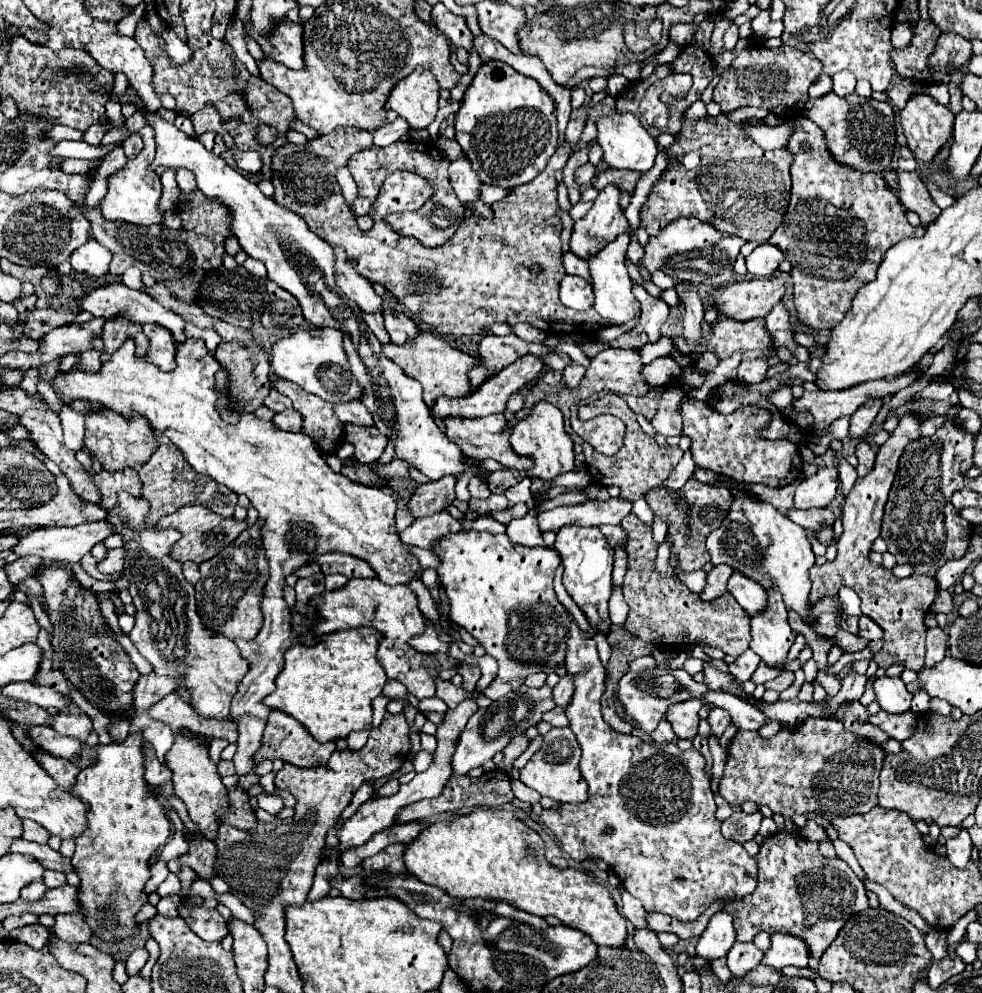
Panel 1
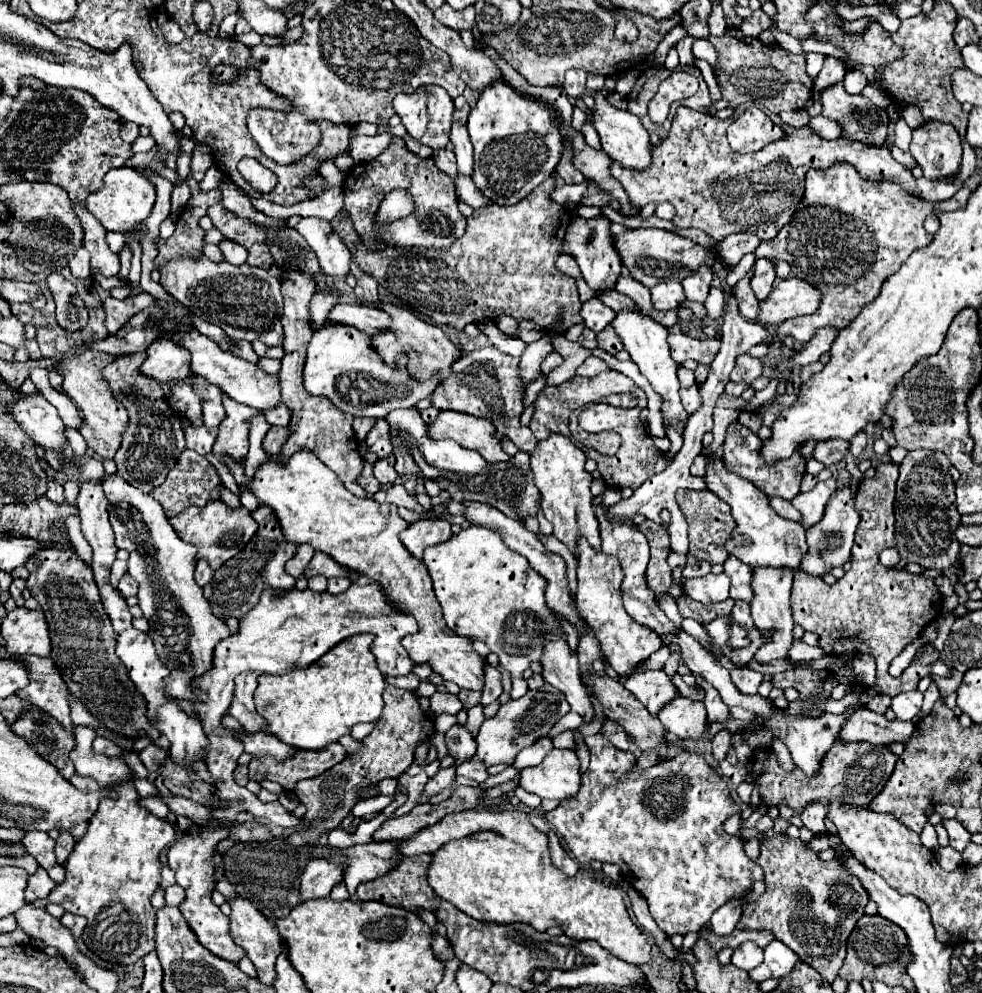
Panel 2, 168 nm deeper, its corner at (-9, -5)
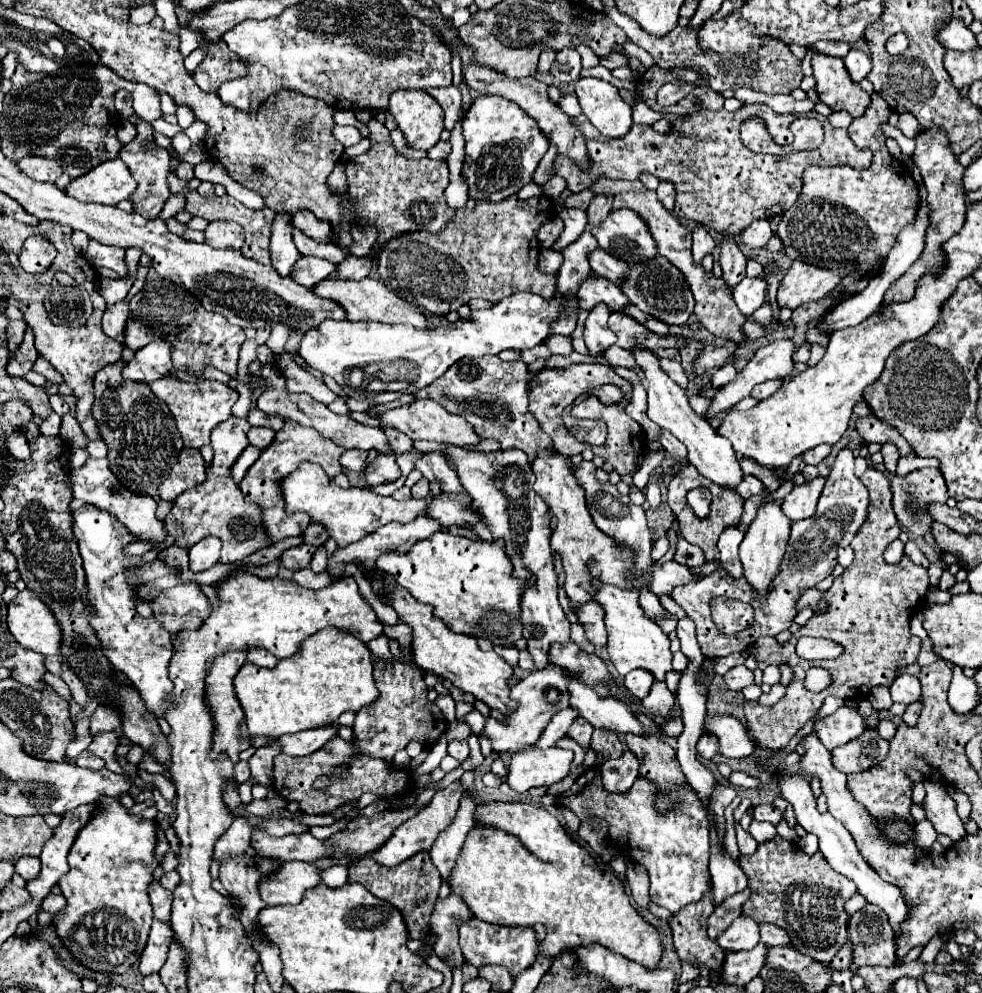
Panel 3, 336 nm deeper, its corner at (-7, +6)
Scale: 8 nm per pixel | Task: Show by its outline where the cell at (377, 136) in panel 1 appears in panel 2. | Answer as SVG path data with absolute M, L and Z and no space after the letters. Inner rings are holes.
M380 132L376 136L354 136L350 140L350 156L354 162L370 162L374 160L386 146L390 146L392 134L390 132Z

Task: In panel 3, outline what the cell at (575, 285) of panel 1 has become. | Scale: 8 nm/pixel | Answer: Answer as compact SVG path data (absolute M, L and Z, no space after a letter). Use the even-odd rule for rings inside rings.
M598 303L592 311L588 311L588 317L584 323L584 341L590 349L590 355L600 355L604 349L616 343L616 335L606 325L608 317L610 317L610 311L608 307L604 307L604 303Z

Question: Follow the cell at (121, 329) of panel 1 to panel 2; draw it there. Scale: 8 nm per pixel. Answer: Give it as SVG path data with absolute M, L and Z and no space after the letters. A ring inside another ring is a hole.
M130 354L130 358L114 358L110 366L102 370L104 380L110 384L114 398L128 410L128 428L122 434L120 450L114 456L118 466L118 476L122 476L128 484L140 488L144 494L150 494L156 486L160 486L168 472L176 466L178 456L184 452L184 434L182 422L176 418L174 410L166 402L166 392L160 382L138 374L138 366L144 362L146 354Z

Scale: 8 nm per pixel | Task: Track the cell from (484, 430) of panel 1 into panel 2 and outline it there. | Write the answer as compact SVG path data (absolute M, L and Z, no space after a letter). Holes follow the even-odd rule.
M440 412L434 422L426 424L428 436L432 440L450 438L464 448L476 450L488 460L494 462L508 462L510 456L500 448L500 442L494 438L494 426L486 418L474 418L468 414L458 412Z

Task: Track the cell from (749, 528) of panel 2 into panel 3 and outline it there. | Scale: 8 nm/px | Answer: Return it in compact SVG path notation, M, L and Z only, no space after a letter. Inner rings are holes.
M636 343L636 347L632 347L632 357L638 363L638 371L642 371L646 379L648 417L688 447L688 461L698 469L702 477L710 479L720 487L736 489L742 483L744 473L736 459L736 453L732 451L732 443L728 443L728 439L724 439L722 435L716 435L716 429L712 429L704 417L692 411L686 391L680 389L672 379L668 379L668 375L664 375L664 369L660 367L660 357L654 351L644 349L640 343Z

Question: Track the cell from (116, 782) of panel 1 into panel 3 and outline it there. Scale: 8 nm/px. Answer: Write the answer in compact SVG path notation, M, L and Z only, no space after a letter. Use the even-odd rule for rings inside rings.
M100 797L94 807L96 811L92 813L92 819L76 835L76 841L68 853L70 871L58 881L68 905L64 915L54 917L54 925L64 945L82 965L102 973L124 973L142 955L154 919L148 899L148 885L152 883L152 871L158 867L154 849L158 843L156 831L160 823L156 819L132 815L120 803L120 797Z

